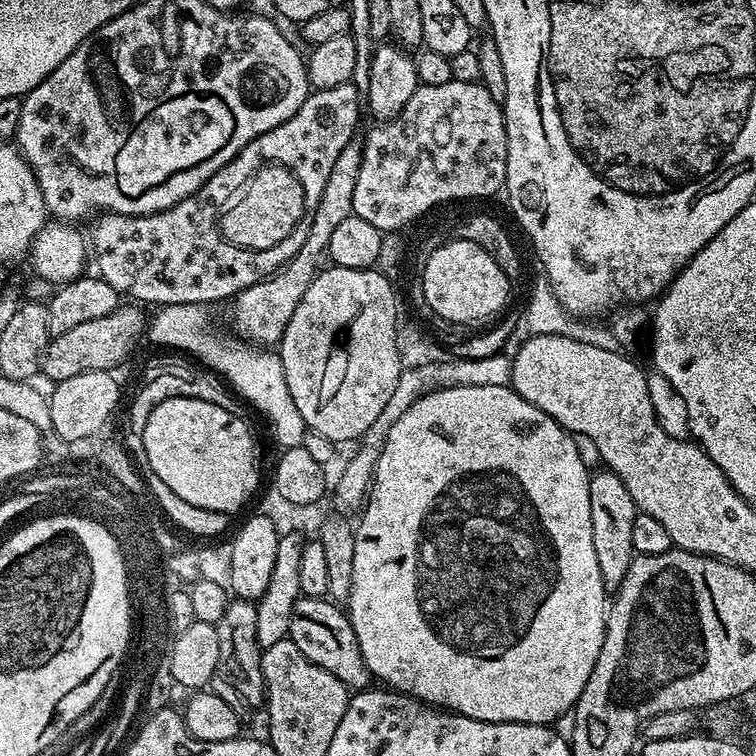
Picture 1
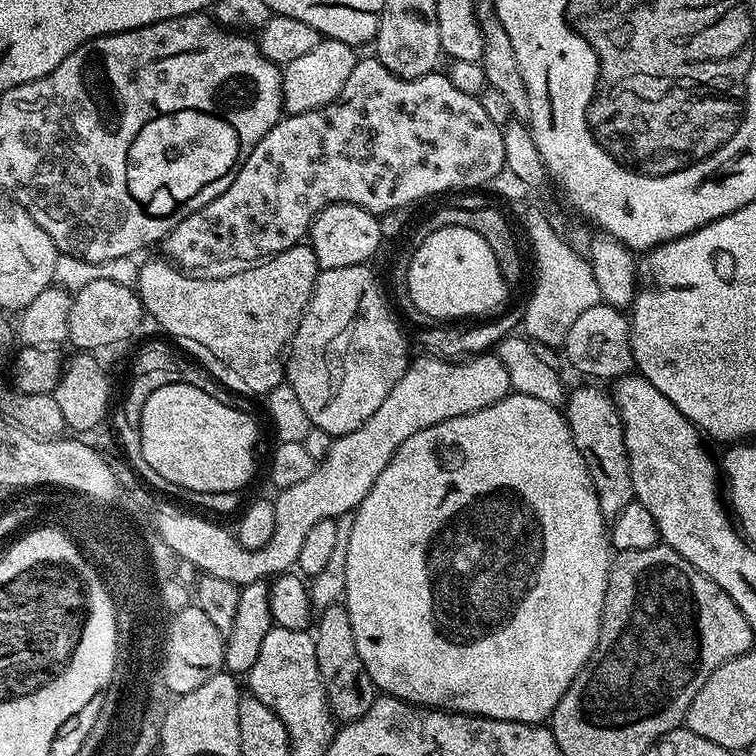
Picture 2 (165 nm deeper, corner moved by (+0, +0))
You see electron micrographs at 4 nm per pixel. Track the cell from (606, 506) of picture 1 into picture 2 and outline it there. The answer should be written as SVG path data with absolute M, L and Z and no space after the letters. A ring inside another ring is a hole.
M576 388L566 396L566 419L574 446L586 462L590 482L598 500L600 512L604 517L617 516L622 506L633 503L632 479L628 465L628 451L624 445L624 423L611 395L600 388Z

